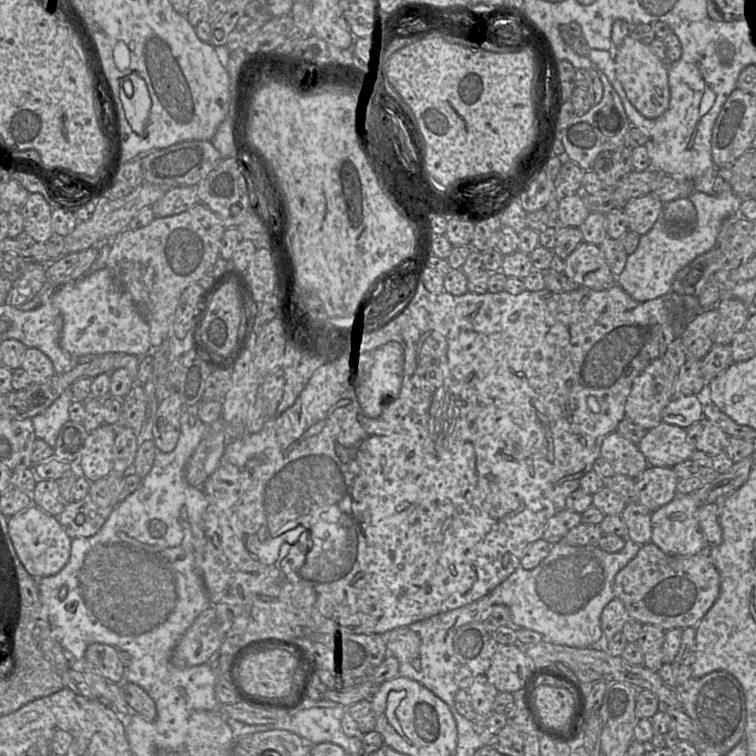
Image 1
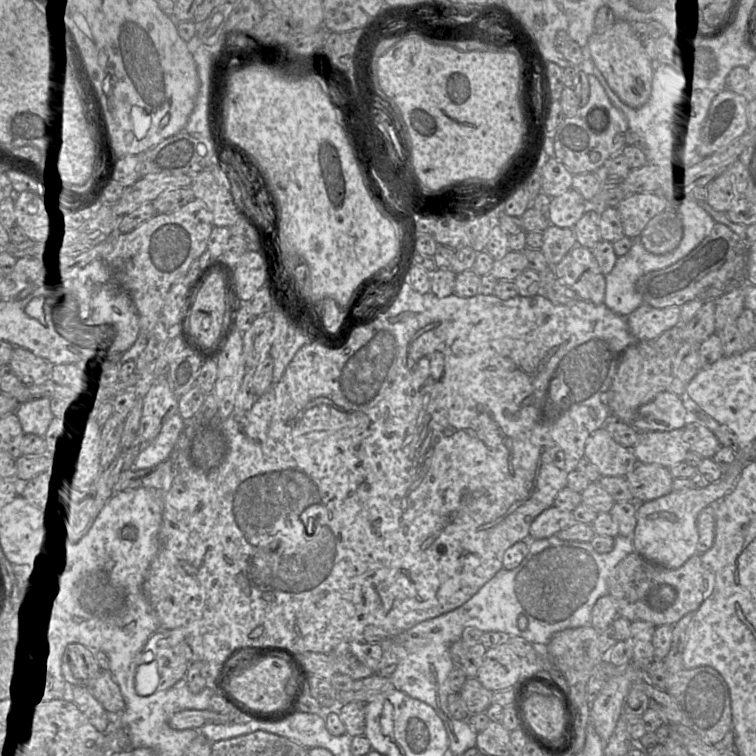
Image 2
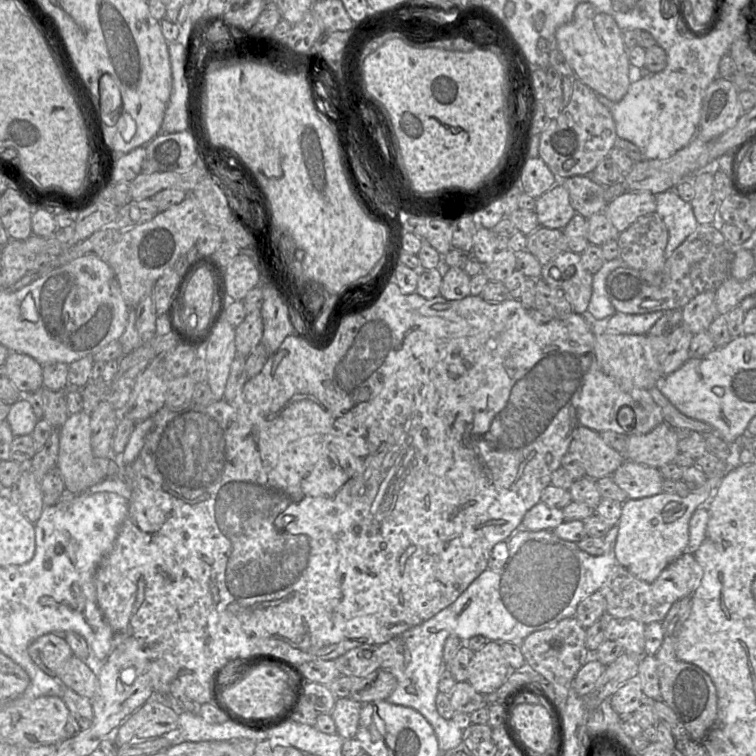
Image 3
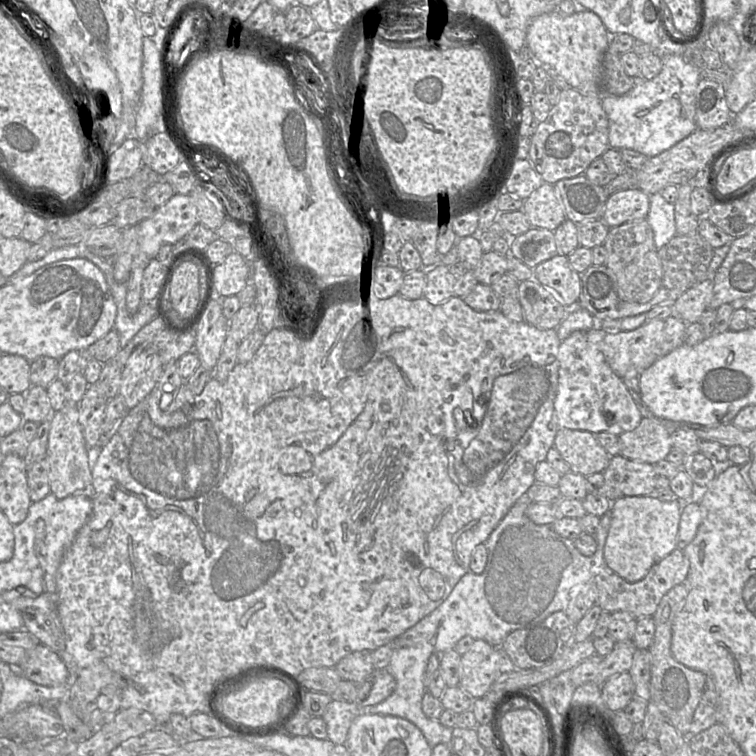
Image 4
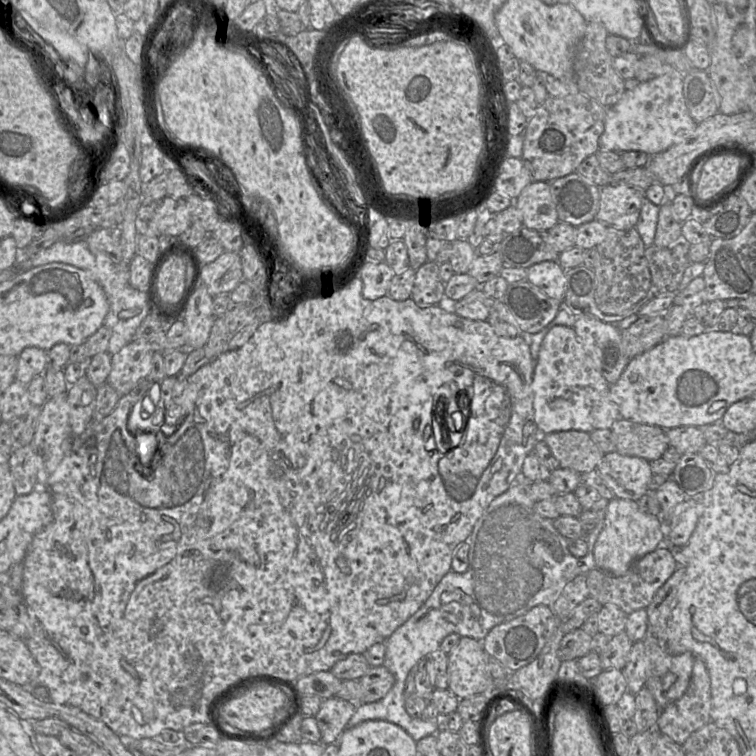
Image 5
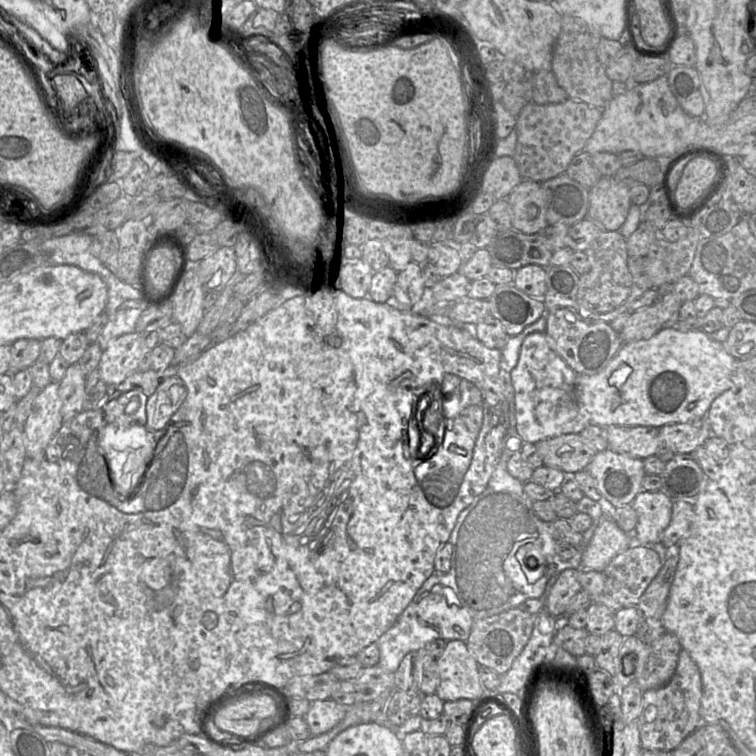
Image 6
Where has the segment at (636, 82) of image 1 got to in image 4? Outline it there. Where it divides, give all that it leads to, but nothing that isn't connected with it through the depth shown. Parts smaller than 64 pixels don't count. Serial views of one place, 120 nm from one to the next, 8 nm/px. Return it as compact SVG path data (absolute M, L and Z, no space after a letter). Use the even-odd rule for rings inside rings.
M584 10L571 15L552 12L532 21L527 33L527 43L535 56L545 65L553 67L570 87L587 95L603 95L602 63L610 36L600 17L592 11Z

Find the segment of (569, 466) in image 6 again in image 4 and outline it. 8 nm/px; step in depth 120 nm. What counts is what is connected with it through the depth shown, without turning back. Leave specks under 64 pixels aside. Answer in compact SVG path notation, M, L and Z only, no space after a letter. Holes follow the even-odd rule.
M559 429L553 447L568 462L571 471L585 477L603 473L611 459L589 431Z

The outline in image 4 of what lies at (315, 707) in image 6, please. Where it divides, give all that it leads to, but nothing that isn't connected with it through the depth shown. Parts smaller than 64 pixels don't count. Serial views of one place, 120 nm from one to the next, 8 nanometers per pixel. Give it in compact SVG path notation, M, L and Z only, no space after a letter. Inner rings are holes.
M332 700L321 716L327 726L327 739L344 744L351 724L362 713L362 707L347 701Z

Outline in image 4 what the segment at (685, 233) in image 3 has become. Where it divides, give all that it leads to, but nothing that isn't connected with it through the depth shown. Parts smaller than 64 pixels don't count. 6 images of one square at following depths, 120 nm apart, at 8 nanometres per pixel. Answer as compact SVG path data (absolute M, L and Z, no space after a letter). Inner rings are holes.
M660 193L649 195L650 208L646 217L654 233L657 249L676 236L675 207L667 202Z

